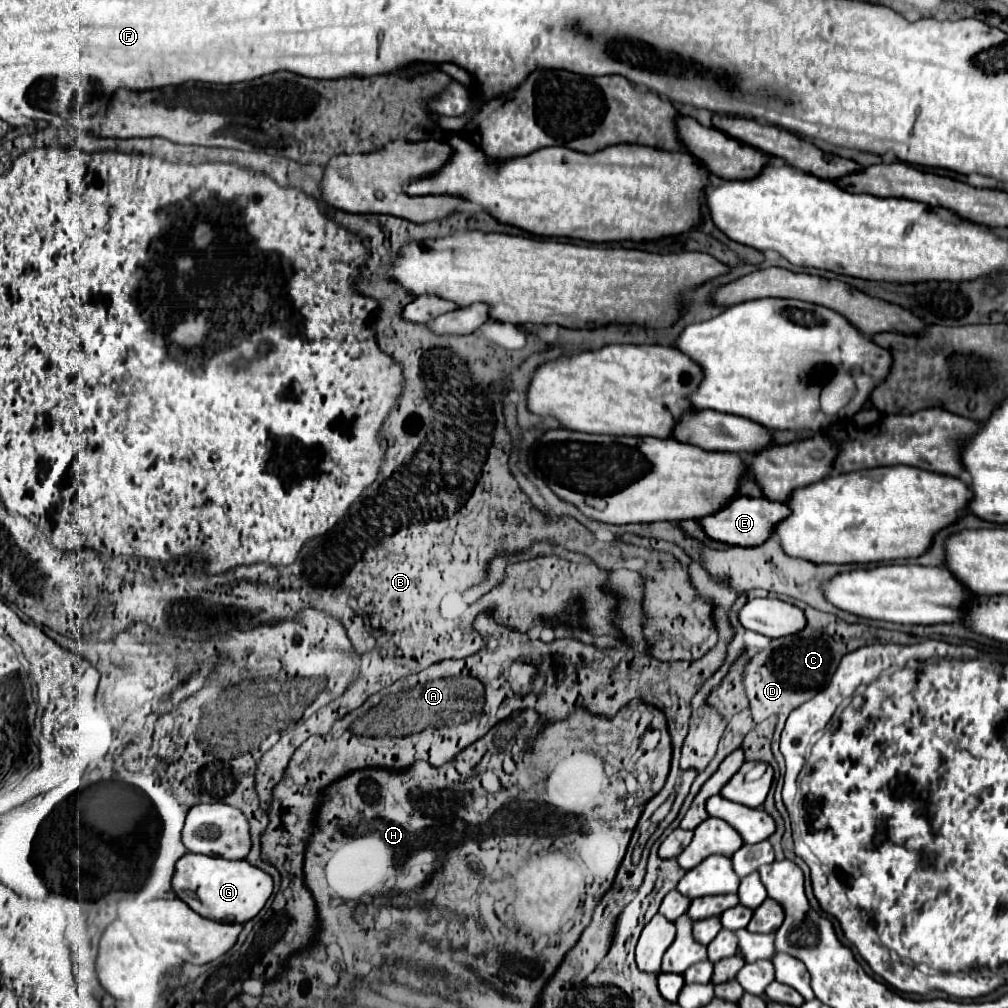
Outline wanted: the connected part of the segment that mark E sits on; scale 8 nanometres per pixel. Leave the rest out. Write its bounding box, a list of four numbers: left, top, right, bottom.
[700,497,790,547]

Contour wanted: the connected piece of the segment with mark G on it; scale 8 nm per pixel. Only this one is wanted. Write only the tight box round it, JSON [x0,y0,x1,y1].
[172,853,274,923]

